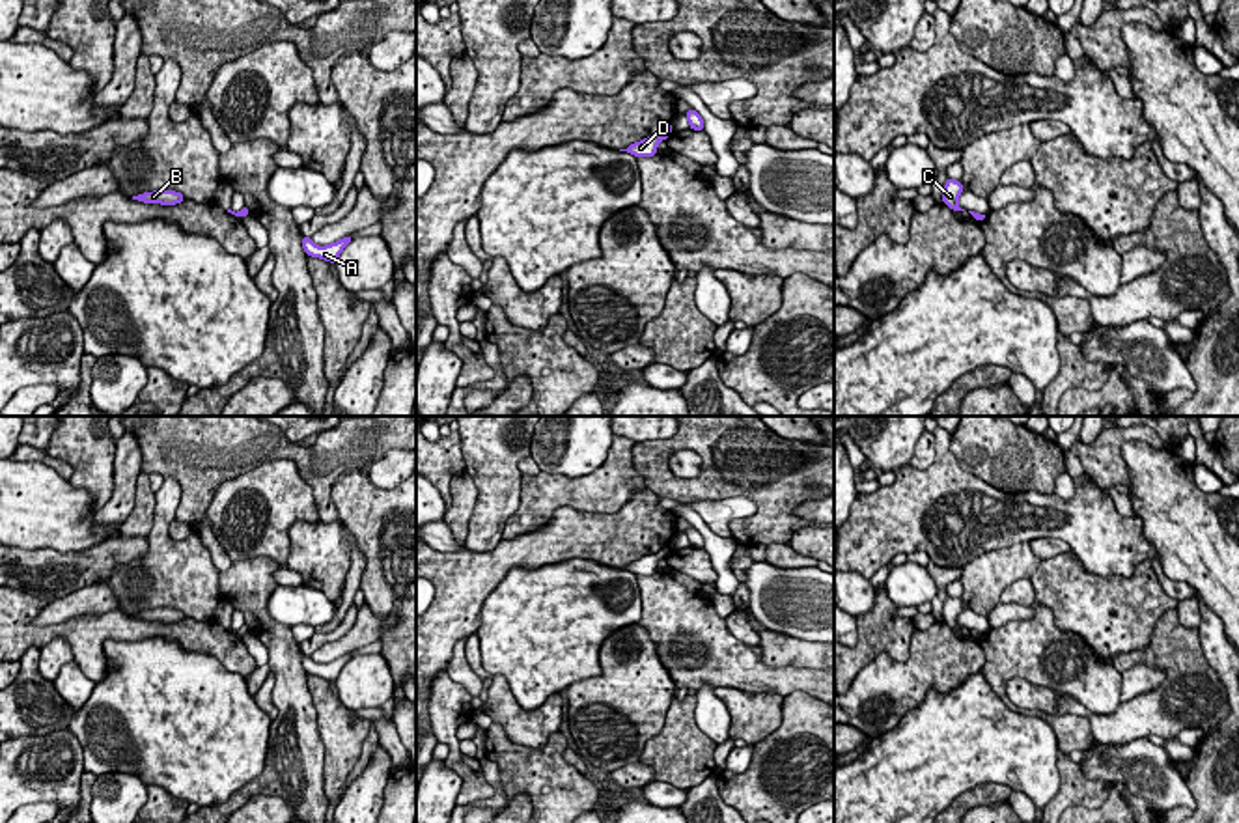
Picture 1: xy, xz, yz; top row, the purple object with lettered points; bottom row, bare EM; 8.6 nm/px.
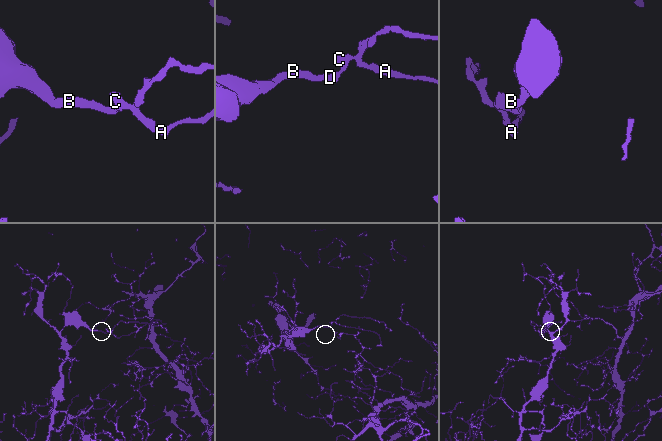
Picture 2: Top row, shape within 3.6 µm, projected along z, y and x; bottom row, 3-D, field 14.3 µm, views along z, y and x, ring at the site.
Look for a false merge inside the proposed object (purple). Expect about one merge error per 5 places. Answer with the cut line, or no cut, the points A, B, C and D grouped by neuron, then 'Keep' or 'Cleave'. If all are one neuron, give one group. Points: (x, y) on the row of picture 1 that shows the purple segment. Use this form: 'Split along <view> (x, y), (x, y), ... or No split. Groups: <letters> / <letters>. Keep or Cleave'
No split. Groups: A B C D. Keep

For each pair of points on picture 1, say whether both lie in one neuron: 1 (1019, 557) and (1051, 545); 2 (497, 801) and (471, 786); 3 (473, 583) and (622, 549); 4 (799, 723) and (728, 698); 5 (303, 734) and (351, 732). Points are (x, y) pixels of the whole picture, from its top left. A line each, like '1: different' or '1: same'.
1: different
2: different
3: same
4: different
5: different

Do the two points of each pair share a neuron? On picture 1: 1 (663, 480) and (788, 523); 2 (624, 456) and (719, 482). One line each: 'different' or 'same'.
1: same
2: different

